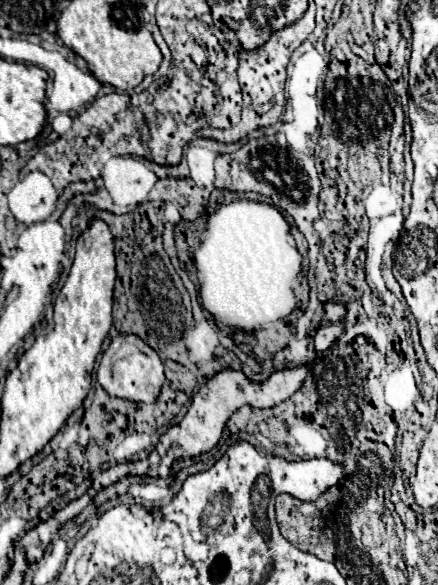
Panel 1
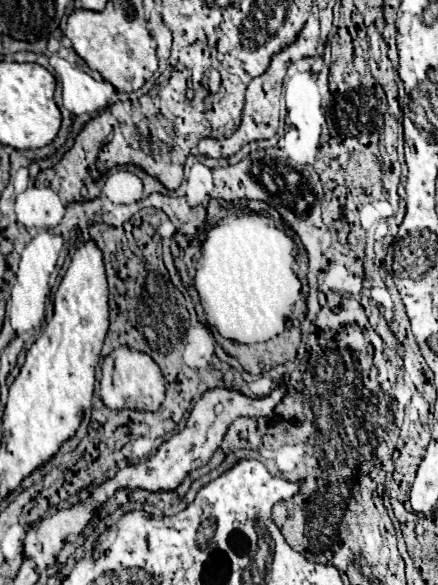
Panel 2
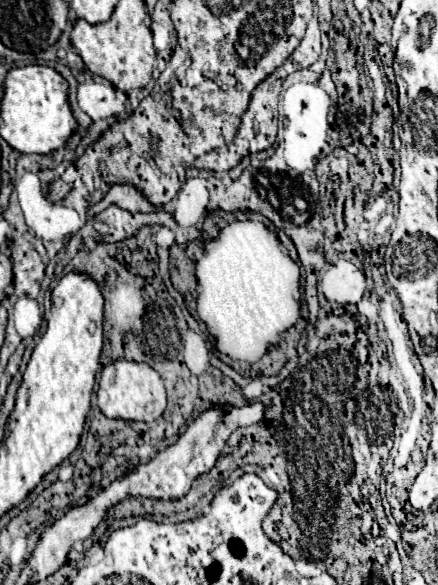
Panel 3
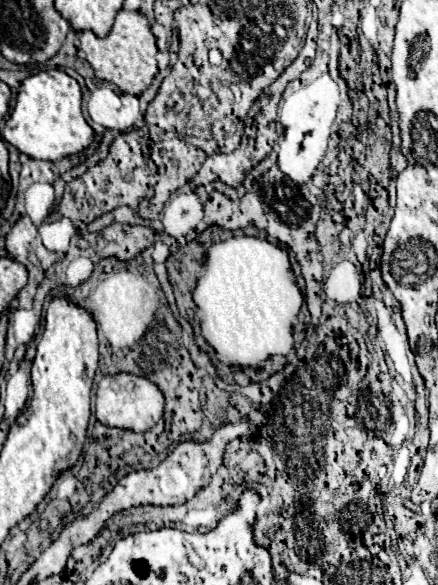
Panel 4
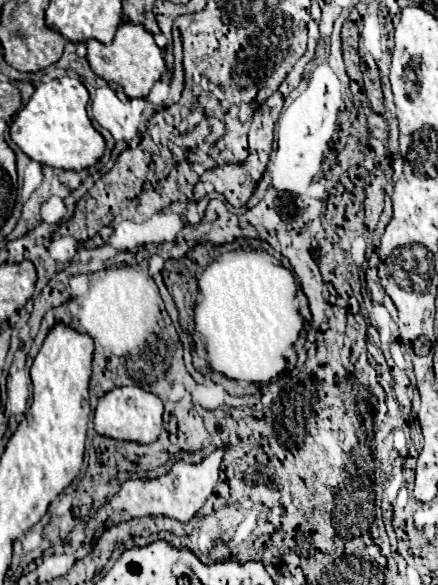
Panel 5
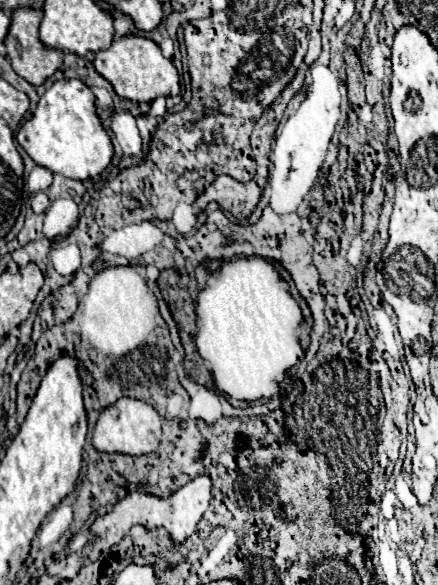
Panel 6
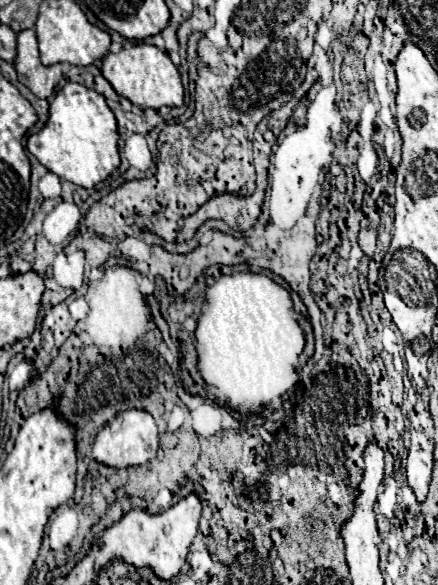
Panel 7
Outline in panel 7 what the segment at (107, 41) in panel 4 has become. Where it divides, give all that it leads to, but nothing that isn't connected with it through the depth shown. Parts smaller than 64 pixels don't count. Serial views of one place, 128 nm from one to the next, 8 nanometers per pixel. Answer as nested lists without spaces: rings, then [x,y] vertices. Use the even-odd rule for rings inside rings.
[[[142,42],[124,44],[120,52],[116,54],[110,52],[102,58],[100,72],[120,96],[128,98],[132,104],[140,108],[158,110],[160,106],[182,106],[184,102],[184,88],[182,88],[178,68],[174,66],[174,62],[168,58],[164,50],[152,44],[142,44]]]

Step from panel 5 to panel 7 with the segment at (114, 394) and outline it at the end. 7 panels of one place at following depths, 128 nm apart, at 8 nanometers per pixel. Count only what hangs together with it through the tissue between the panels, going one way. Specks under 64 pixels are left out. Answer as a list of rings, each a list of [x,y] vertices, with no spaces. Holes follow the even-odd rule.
[[[132,408],[132,410],[118,412],[112,420],[108,420],[108,424],[104,424],[104,428],[96,434],[96,440],[92,444],[92,458],[100,464],[122,468],[122,466],[136,466],[152,460],[156,456],[156,450],[158,450],[156,420],[152,418],[150,412]]]

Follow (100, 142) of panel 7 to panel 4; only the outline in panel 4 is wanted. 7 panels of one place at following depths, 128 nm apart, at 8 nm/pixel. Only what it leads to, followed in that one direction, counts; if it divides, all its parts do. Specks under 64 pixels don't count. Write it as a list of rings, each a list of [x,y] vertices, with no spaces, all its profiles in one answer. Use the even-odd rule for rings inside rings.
[[[58,68],[26,76],[20,82],[16,104],[12,116],[8,118],[8,126],[4,126],[2,130],[2,136],[22,154],[38,160],[56,162],[62,156],[82,152],[84,148],[90,146],[94,130],[86,124],[80,102],[82,102],[82,92],[78,82]]]

